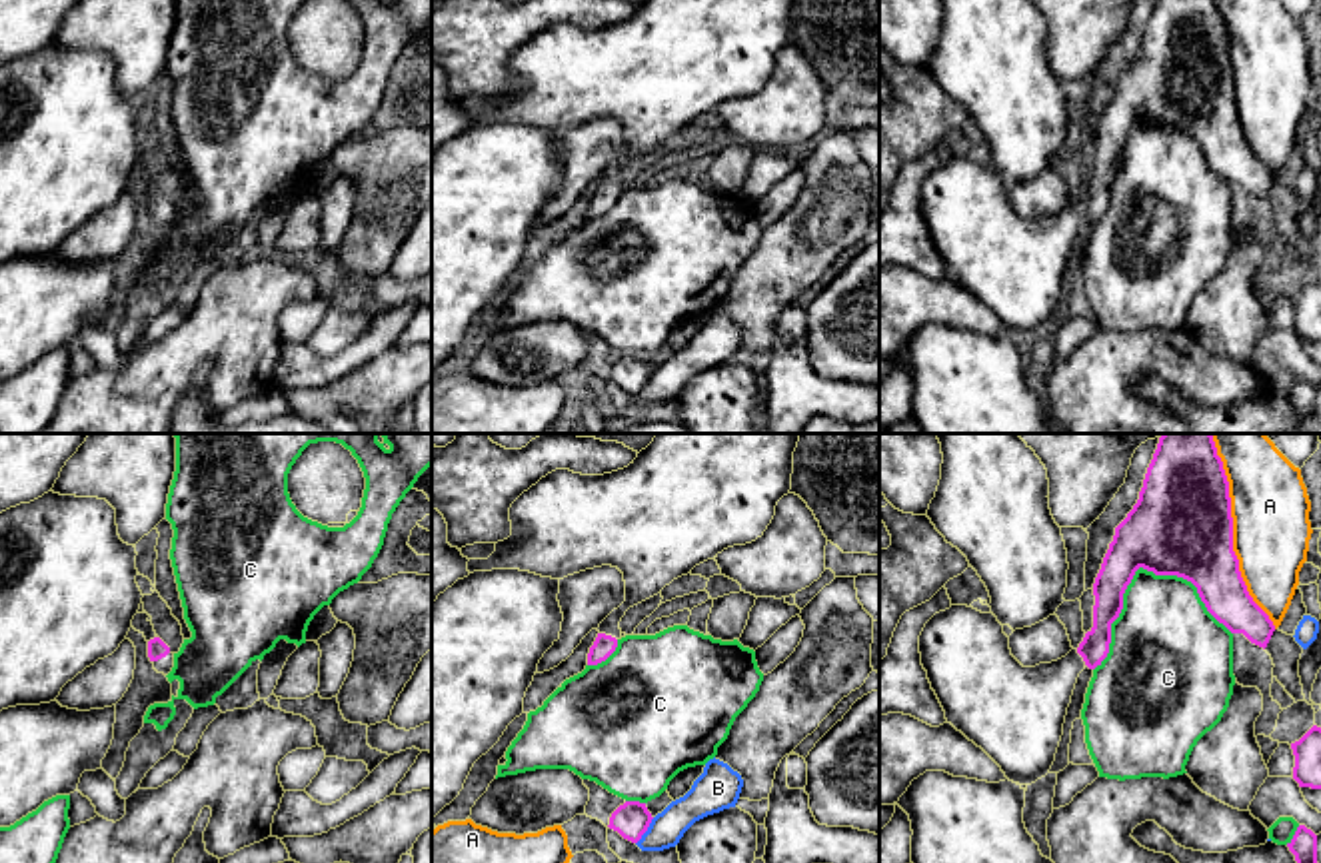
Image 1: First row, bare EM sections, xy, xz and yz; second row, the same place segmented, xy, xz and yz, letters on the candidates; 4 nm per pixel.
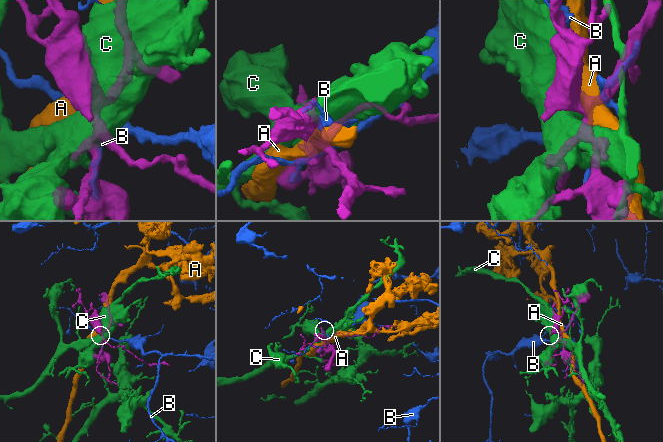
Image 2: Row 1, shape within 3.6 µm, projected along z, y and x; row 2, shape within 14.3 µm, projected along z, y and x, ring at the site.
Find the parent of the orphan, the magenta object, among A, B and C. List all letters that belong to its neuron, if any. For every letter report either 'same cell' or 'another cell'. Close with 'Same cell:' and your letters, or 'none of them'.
A: another cell
B: another cell
C: another cell
Same cell: none of them

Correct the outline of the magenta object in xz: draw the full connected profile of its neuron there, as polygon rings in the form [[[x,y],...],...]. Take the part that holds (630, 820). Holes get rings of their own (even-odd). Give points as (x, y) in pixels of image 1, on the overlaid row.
[[[626,801],[610,817],[610,829],[618,831],[624,839],[638,843],[652,823],[652,813],[646,803]]]

